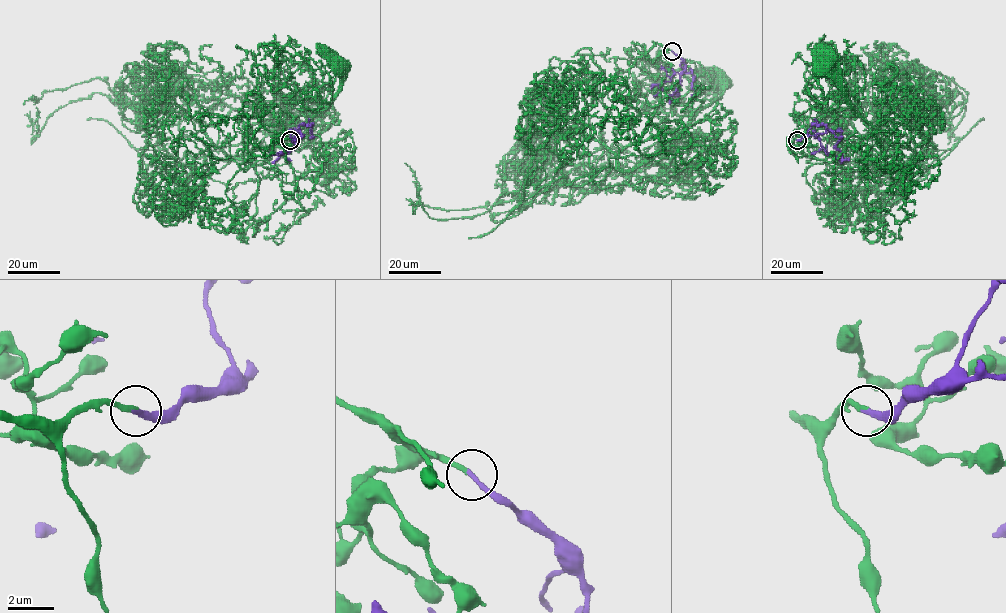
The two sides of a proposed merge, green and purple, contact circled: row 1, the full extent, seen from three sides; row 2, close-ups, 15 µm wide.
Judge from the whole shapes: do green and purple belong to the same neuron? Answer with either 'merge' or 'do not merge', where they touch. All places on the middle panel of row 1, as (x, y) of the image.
merge | (672, 51)

